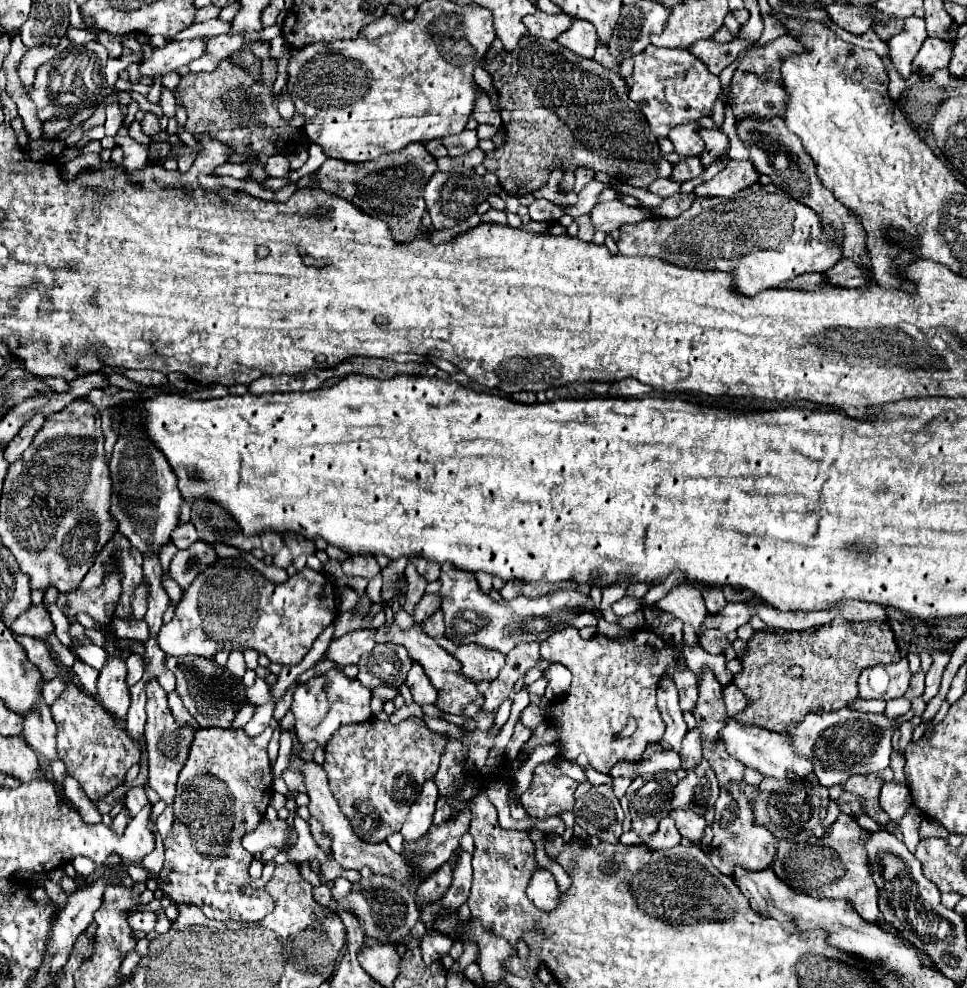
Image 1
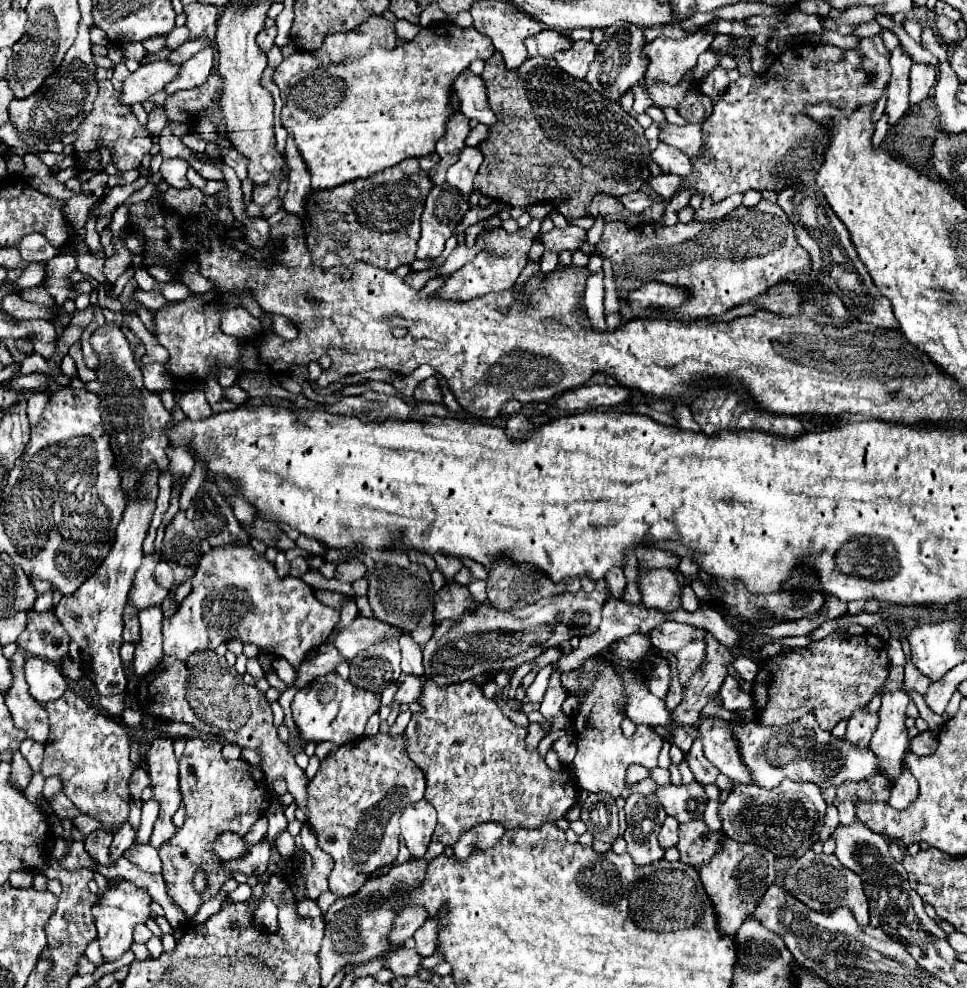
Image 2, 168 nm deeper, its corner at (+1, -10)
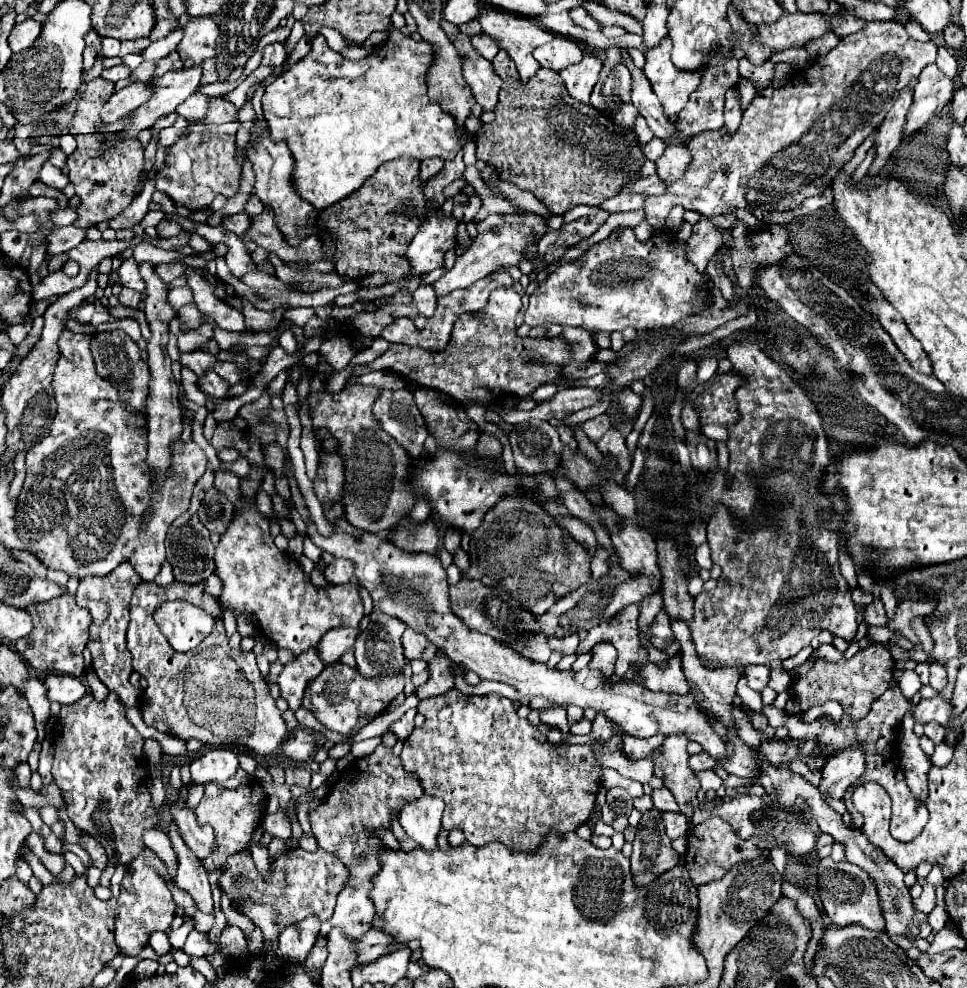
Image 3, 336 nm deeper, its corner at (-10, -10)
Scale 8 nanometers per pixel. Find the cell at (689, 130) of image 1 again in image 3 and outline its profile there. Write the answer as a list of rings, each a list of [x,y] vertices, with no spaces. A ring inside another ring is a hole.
[[[668,145],[664,155],[656,161],[658,177],[666,183],[672,183],[676,179],[684,177],[684,171],[688,169],[688,163],[692,161],[692,155],[688,155],[686,145]]]

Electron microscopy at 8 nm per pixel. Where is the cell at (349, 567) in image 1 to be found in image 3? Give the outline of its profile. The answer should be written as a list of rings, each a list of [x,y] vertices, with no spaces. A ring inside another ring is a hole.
[[[336,559],[324,571],[324,577],[328,579],[328,583],[334,583],[334,585],[346,585],[352,579],[352,575],[354,575],[354,567],[352,563],[348,563],[348,559]]]

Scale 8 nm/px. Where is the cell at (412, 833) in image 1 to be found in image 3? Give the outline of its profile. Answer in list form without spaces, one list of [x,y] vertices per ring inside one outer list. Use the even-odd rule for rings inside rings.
[[[420,797],[418,801],[408,803],[400,811],[400,825],[422,849],[434,851],[436,837],[440,833],[440,819],[444,811],[444,801],[440,797]]]

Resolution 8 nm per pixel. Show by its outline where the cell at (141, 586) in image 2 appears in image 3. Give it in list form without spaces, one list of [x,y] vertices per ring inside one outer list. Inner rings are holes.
[[[64,329],[58,339],[60,359],[52,379],[58,409],[50,435],[26,453],[26,479],[16,501],[16,535],[22,539],[26,551],[34,553],[46,569],[60,569],[70,577],[82,579],[88,575],[108,575],[122,561],[130,561],[142,575],[142,580],[150,583],[166,561],[164,539],[168,527],[188,509],[192,487],[206,471],[206,455],[192,439],[186,443],[176,441],[172,445],[172,471],[162,485],[162,491],[158,491],[158,513],[154,513],[148,505],[152,497],[152,473],[144,461],[148,445],[146,433],[136,429],[136,423],[130,421],[128,413],[132,413],[132,409],[122,403],[116,389],[96,373],[90,339],[90,335],[68,329]],[[148,509],[152,511],[152,521],[146,529],[140,529],[140,521]]]

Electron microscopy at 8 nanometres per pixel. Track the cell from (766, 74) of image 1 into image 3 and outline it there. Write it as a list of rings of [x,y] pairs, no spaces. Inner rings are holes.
[[[876,21],[876,23],[866,23],[866,27],[854,35],[848,35],[842,39],[840,45],[836,45],[828,55],[824,55],[822,59],[814,59],[816,63],[808,69],[798,69],[794,71],[794,85],[784,85],[780,89],[774,91],[772,97],[764,97],[764,95],[756,95],[752,99],[752,103],[748,105],[748,109],[744,111],[742,115],[742,123],[738,127],[736,133],[728,135],[728,131],[724,129],[718,129],[718,131],[702,131],[700,135],[692,137],[692,141],[688,143],[688,149],[692,153],[692,163],[688,165],[688,171],[684,173],[682,179],[674,181],[668,185],[666,189],[666,195],[660,195],[660,197],[646,197],[646,205],[644,205],[644,211],[646,211],[646,221],[652,225],[652,227],[664,227],[664,221],[670,213],[672,207],[676,205],[682,205],[686,209],[694,209],[706,217],[712,217],[712,215],[728,215],[730,211],[734,209],[748,209],[748,211],[754,211],[758,207],[766,209],[766,211],[786,211],[786,209],[794,209],[798,207],[806,197],[814,197],[814,195],[820,195],[828,185],[830,181],[836,177],[836,173],[852,159],[854,155],[854,149],[870,135],[870,131],[874,127],[878,127],[882,123],[882,119],[886,117],[886,113],[890,111],[894,99],[898,97],[898,93],[908,87],[908,85],[916,85],[916,79],[920,75],[920,71],[934,63],[936,61],[936,45],[932,41],[928,43],[918,43],[914,41],[912,37],[906,35],[904,31],[904,25],[898,23],[898,21]]]

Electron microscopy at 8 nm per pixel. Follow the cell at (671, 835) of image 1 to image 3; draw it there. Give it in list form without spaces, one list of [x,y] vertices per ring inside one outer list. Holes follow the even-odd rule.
[[[662,813],[664,825],[666,825],[666,835],[670,839],[686,839],[688,829],[690,829],[690,821],[684,819],[684,815],[680,813]]]

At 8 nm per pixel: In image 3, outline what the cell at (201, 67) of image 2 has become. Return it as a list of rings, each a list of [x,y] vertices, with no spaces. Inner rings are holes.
[[[194,65],[190,69],[170,71],[162,77],[154,77],[150,81],[154,87],[154,95],[132,113],[132,125],[120,133],[138,135],[142,129],[152,127],[158,117],[174,113],[180,103],[184,103],[192,93],[196,93],[200,77],[202,77],[200,65]]]

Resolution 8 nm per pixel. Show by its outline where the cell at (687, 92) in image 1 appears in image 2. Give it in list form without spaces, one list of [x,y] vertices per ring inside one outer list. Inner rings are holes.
[[[691,73],[677,85],[677,87],[665,87],[665,83],[657,83],[653,87],[647,87],[649,95],[653,97],[657,107],[677,107],[677,103],[681,103],[681,99],[687,95],[687,91],[693,89],[693,81],[691,81]]]

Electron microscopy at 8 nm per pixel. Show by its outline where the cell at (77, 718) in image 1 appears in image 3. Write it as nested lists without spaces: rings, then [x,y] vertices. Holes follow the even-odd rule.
[[[86,693],[72,705],[64,705],[54,725],[54,763],[52,775],[66,799],[68,817],[86,833],[90,833],[100,845],[104,845],[108,857],[118,857],[118,863],[126,865],[142,851],[142,831],[156,825],[156,813],[150,803],[148,771],[144,763],[130,751],[142,751],[144,737],[126,719],[124,709],[118,703],[118,695],[110,693],[106,701],[98,703],[92,693]]]

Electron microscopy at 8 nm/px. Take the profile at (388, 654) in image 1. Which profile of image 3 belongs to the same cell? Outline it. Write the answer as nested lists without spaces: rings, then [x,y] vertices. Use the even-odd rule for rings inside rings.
[[[376,609],[370,613],[370,623],[356,641],[356,663],[362,677],[374,679],[380,675],[396,675],[404,671],[404,665],[408,663],[408,659],[404,657],[404,647],[402,647],[404,629],[406,629],[404,623],[400,623],[400,619],[396,617],[384,615]]]

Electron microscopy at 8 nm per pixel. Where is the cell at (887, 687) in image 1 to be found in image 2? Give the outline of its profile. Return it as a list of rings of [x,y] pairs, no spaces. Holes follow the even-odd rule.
[[[865,707],[857,709],[853,713],[853,719],[849,719],[847,723],[847,733],[843,735],[845,741],[849,741],[851,745],[859,745],[859,747],[867,747],[869,739],[873,735],[873,731],[877,729],[877,713],[869,715],[865,711]]]

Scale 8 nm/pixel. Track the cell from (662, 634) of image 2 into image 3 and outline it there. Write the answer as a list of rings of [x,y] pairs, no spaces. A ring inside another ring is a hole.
[[[660,611],[658,617],[652,623],[652,645],[658,651],[666,651],[674,641],[676,639],[674,639],[674,633],[672,633],[672,627],[670,627],[670,619],[664,611]]]

